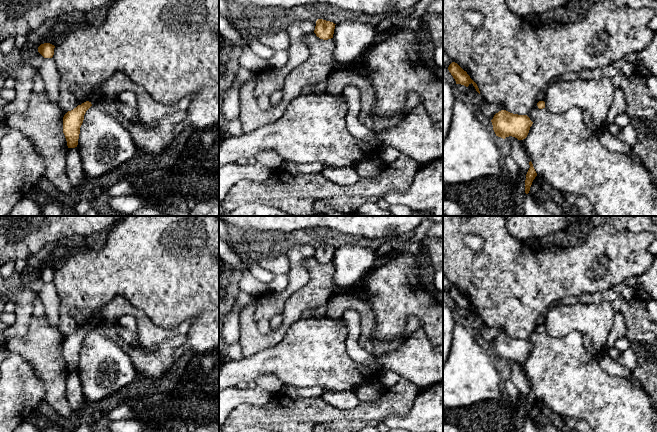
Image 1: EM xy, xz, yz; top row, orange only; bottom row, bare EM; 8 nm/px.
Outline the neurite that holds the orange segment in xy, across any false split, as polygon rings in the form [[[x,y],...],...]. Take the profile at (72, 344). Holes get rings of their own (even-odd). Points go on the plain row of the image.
[[[86,325],[68,335],[63,341],[63,357],[65,359],[68,372],[75,372],[78,369],[80,351],[84,344],[86,335],[92,330],[91,326]]]

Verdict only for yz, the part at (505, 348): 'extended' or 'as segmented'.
as segmented

